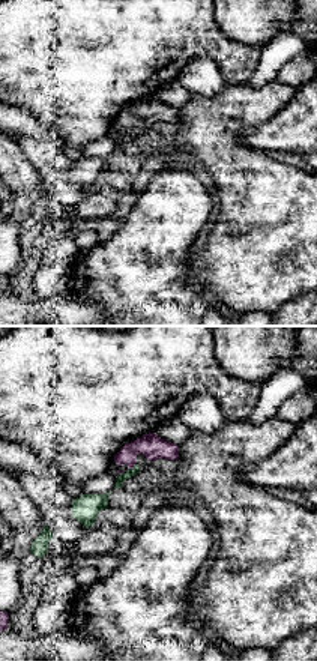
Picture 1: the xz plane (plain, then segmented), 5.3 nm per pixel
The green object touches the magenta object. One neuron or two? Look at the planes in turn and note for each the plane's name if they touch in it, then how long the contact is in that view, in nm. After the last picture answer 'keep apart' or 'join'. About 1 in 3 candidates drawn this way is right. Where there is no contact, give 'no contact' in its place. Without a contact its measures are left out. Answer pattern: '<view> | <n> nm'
xz | 120 nm

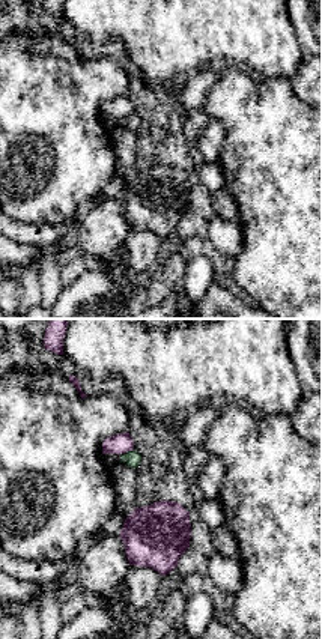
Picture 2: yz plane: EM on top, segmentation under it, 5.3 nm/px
yz | 50 nm

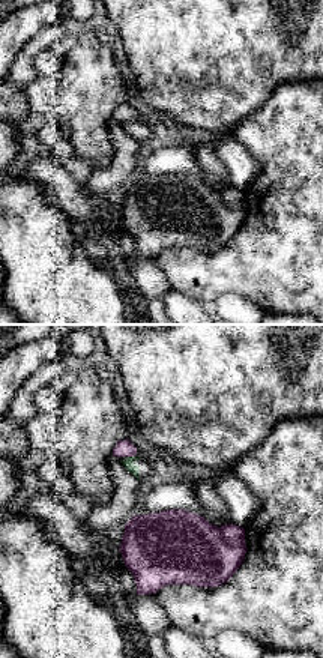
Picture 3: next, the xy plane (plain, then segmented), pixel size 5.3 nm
xy | 80 nm

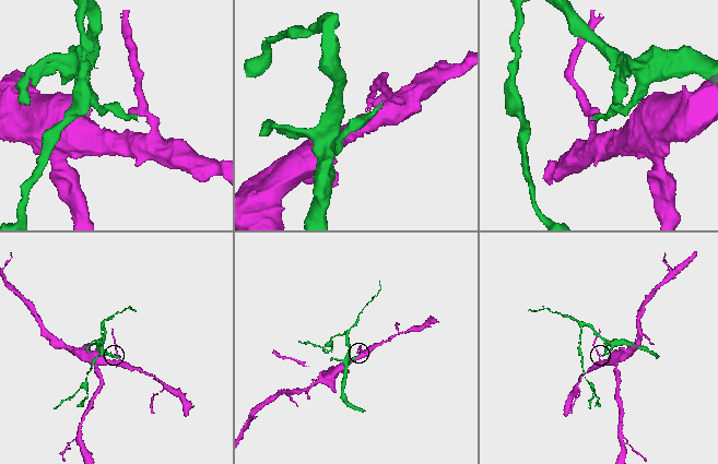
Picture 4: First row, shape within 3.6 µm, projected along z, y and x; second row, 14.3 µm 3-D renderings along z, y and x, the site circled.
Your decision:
keep apart

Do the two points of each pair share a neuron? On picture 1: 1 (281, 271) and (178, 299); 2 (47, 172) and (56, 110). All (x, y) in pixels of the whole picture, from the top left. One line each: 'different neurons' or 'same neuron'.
1: different neurons
2: different neurons

